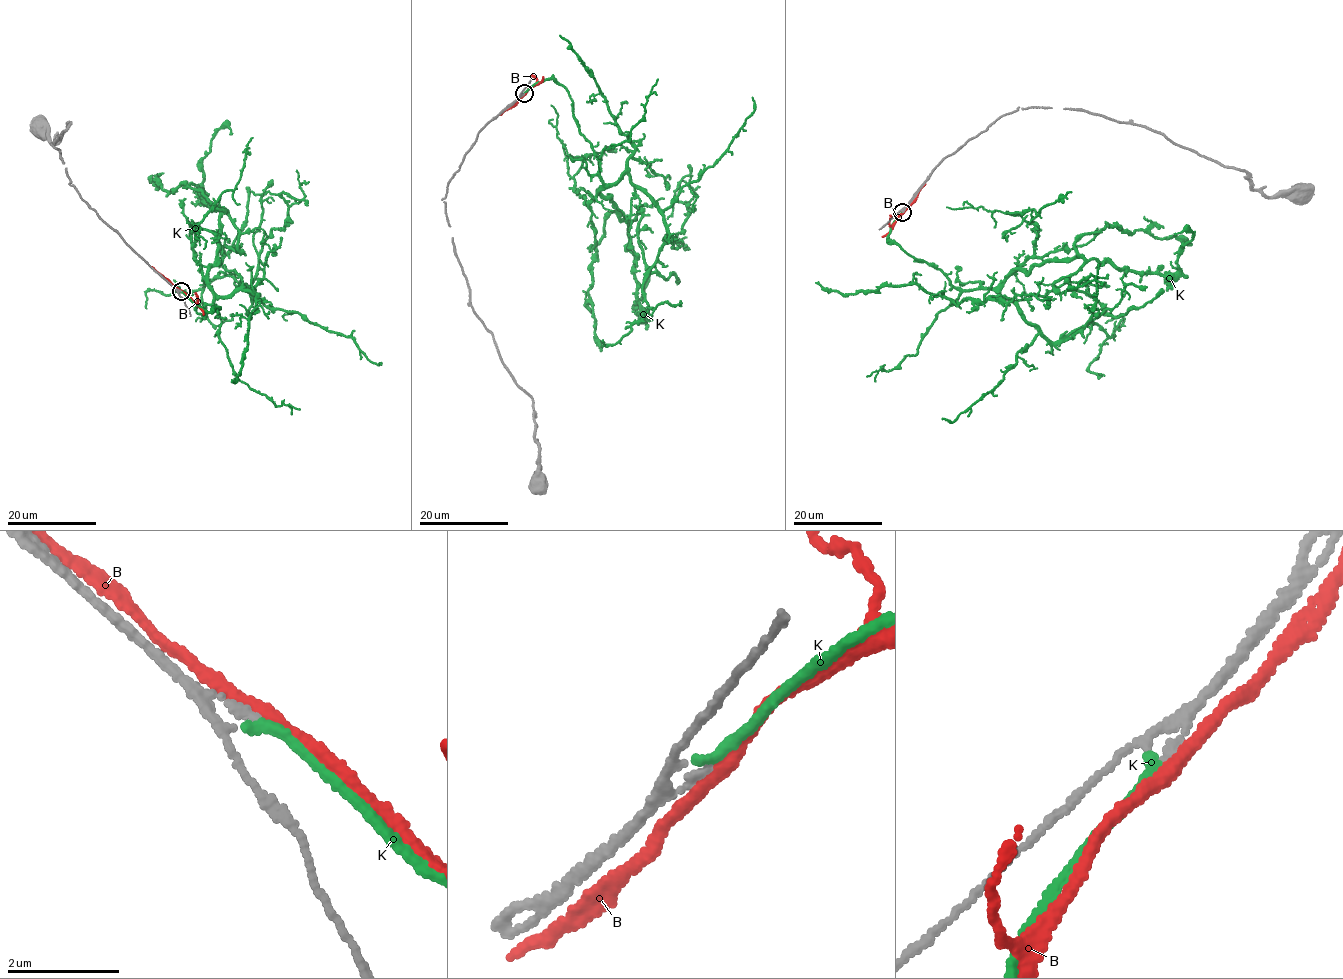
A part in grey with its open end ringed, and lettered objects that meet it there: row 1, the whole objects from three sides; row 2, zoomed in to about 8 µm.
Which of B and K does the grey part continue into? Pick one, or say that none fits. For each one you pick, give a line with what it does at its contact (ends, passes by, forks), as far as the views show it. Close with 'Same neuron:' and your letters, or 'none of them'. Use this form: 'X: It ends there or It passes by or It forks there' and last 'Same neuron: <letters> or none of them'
K: It ends there
Same neuron: K

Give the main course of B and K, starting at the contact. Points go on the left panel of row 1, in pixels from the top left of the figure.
B: (178, 290), (203, 314)
K: (180, 291), (218, 315), (206, 275), (226, 212), (204, 201), (201, 160), (215, 130), (230, 134)

